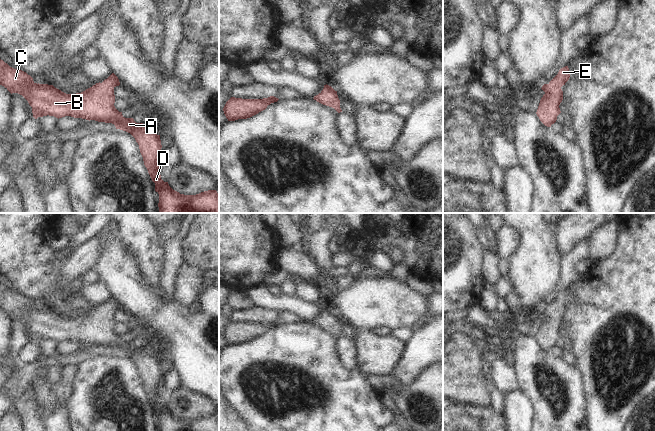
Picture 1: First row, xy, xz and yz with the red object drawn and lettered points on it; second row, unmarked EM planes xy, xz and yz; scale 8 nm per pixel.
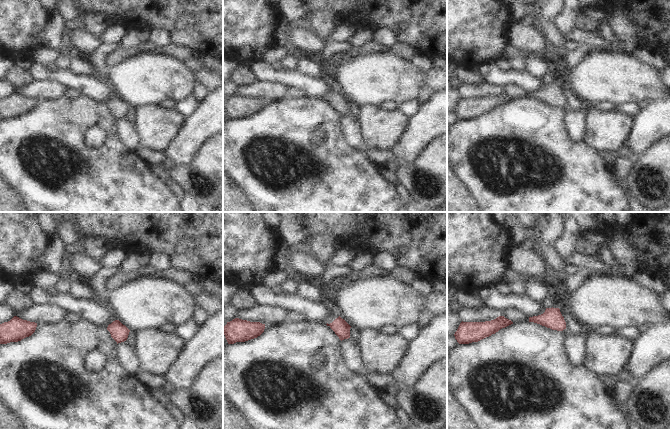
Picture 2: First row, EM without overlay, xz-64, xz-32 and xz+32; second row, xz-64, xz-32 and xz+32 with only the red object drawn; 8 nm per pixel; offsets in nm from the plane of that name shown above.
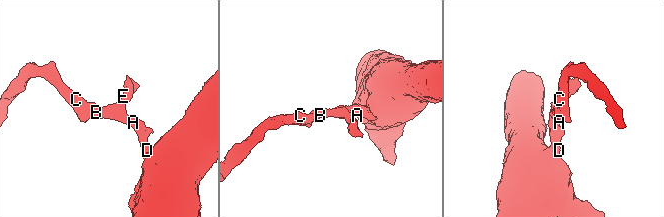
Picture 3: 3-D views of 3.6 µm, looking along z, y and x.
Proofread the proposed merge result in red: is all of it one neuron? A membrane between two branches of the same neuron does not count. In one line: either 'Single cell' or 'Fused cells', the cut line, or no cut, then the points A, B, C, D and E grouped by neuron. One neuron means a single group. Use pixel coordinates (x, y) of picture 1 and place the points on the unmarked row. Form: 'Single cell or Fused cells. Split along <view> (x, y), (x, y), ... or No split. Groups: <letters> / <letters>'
Single cell. No split. Groups: A B C D E

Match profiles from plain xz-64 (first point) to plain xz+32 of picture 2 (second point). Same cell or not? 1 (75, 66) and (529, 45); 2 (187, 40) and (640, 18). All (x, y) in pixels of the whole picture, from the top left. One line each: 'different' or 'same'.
1: different
2: same

